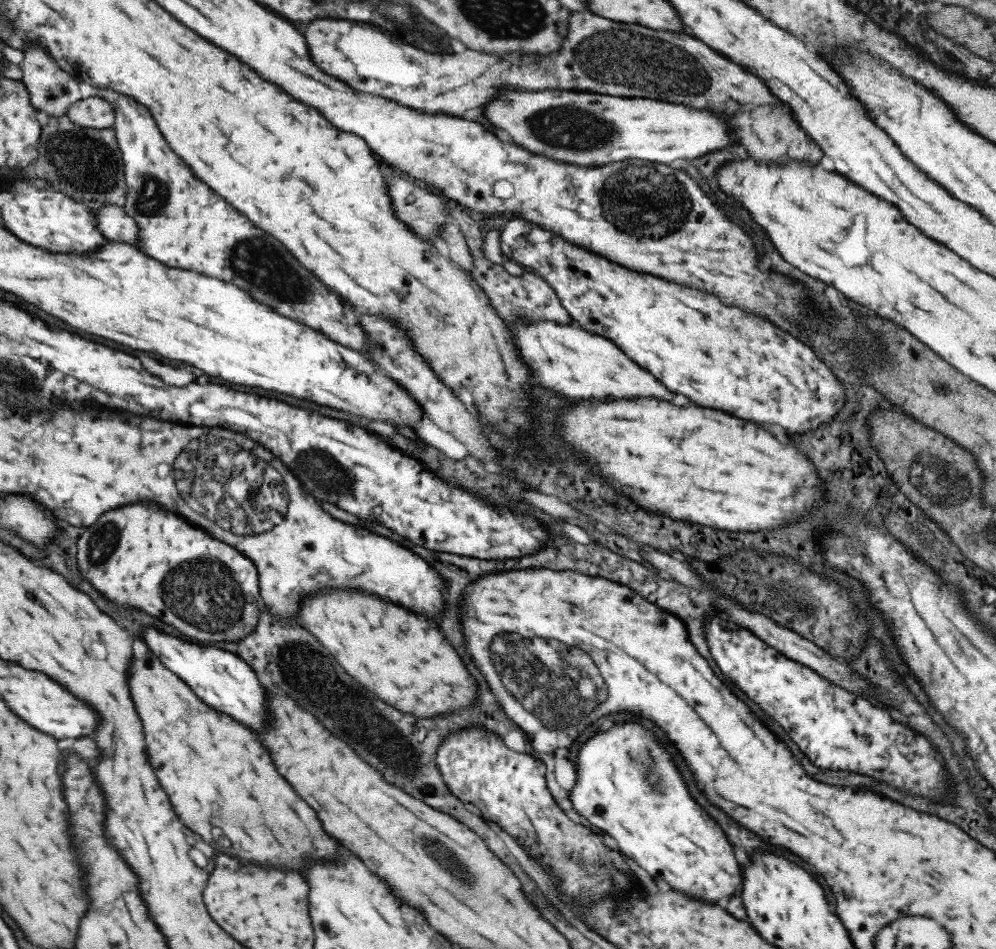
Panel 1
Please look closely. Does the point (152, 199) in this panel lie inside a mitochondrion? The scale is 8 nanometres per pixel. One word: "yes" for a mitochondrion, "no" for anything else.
yes

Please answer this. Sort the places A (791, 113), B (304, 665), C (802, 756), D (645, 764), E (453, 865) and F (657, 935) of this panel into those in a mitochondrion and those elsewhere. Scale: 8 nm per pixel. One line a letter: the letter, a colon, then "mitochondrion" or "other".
A: other
B: mitochondrion
C: other
D: mitochondrion
E: mitochondrion
F: other

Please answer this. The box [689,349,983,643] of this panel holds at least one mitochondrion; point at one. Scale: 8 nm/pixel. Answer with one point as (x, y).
(938, 481)

